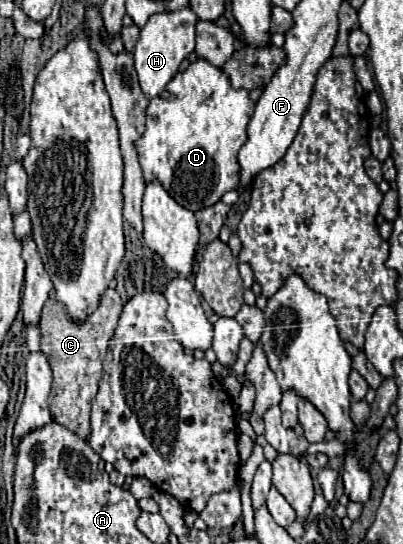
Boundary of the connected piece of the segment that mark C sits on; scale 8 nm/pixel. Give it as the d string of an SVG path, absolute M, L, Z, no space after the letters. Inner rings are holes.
M108 288L100 298L96 312L92 312L84 322L76 324L54 296L50 296L42 308L40 318L40 348L50 362L54 382L50 392L50 412L54 422L78 434L82 440L90 436L90 402L98 392L98 384L102 380L102 362L104 352L108 350L108 340L114 336L114 328L122 314L122 298L114 288Z

